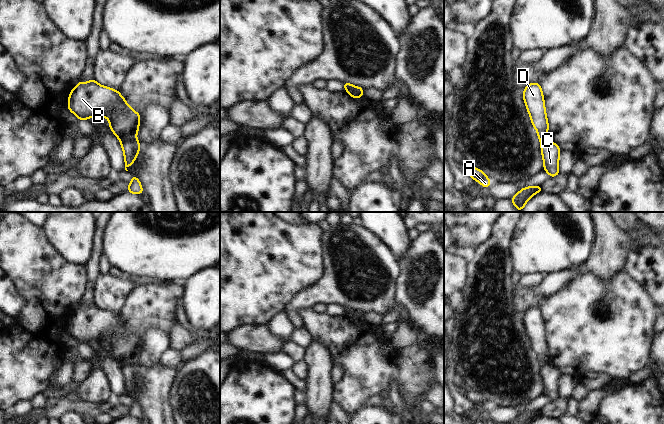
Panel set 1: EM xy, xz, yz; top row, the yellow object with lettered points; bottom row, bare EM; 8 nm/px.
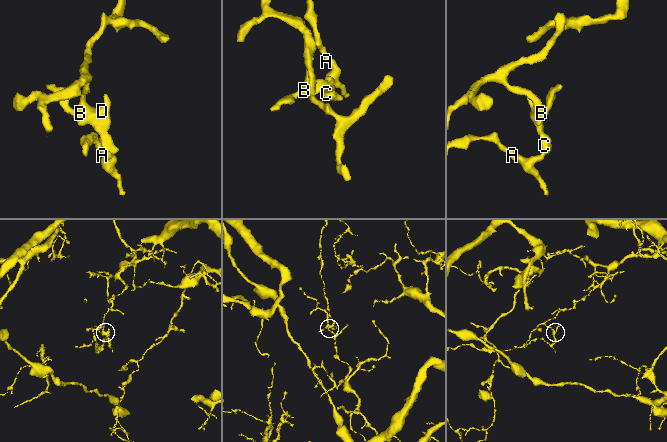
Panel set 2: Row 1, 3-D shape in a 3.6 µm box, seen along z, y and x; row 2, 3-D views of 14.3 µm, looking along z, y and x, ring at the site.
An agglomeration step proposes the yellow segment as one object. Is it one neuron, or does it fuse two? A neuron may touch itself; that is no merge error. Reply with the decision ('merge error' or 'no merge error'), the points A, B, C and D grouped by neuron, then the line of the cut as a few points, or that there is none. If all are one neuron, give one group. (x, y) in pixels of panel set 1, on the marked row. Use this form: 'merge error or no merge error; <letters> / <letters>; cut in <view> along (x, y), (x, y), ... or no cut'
merge error; A C / B D; cut in xy along (135, 138), (121, 142)

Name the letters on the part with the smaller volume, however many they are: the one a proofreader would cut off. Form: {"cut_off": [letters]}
{"cut_off": ["A", "C"]}

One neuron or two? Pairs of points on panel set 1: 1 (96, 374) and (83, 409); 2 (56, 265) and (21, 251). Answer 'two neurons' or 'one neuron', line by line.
1: two neurons
2: one neuron

